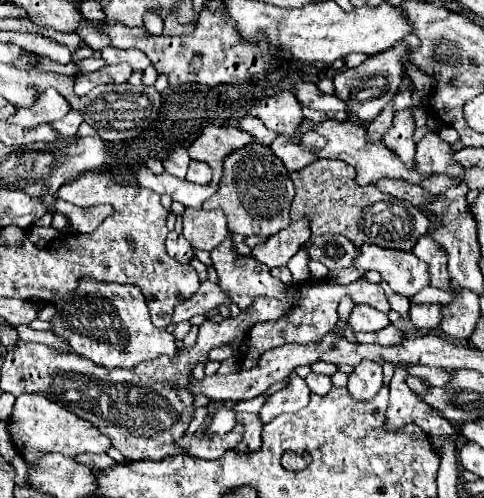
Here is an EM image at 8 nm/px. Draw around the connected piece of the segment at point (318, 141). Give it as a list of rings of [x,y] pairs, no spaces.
[[[310,131],[308,137],[304,137],[304,141],[298,145],[292,139],[280,135],[270,149],[276,153],[276,157],[282,159],[282,163],[288,167],[288,171],[298,171],[304,169],[308,163],[312,163],[316,159],[314,151],[320,151],[320,147],[324,145],[324,137]]]

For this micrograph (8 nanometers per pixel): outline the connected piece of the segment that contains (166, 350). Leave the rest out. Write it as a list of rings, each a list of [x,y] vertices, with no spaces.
[[[86,279],[86,283],[78,283],[72,293],[58,299],[54,307],[56,315],[52,317],[52,333],[66,339],[76,355],[82,355],[100,367],[132,369],[142,361],[160,355],[174,357],[178,353],[174,335],[152,325],[146,299],[136,285]]]

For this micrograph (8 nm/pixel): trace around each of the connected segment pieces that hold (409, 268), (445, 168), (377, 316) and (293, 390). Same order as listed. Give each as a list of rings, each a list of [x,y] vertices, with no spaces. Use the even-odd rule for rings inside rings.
[[[364,243],[360,247],[360,259],[356,259],[354,267],[364,271],[380,271],[382,281],[408,299],[428,287],[430,281],[428,263],[418,259],[412,251],[384,249],[374,243]]]
[[[430,131],[424,135],[424,139],[418,143],[416,151],[416,163],[418,169],[428,173],[448,173],[448,175],[460,175],[464,167],[460,167],[458,161],[452,159],[454,151],[450,143],[442,141],[436,131]]]
[[[354,305],[350,313],[350,325],[354,331],[380,331],[390,325],[388,315],[368,305]]]
[[[292,373],[288,387],[278,393],[272,393],[270,399],[264,403],[264,407],[260,411],[260,419],[262,419],[262,423],[268,423],[282,413],[296,413],[308,405],[308,399],[310,399],[308,385],[304,383],[304,379],[300,379],[296,373]]]

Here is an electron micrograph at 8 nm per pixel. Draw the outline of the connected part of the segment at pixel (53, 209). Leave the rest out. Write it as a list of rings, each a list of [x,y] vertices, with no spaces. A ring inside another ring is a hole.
[[[56,197],[54,205],[50,205],[48,211],[50,213],[64,213],[72,221],[72,229],[76,233],[90,233],[102,223],[102,219],[112,215],[114,209],[110,205],[98,205],[98,207],[82,209],[82,207],[76,207],[76,205],[66,203],[60,197]]]

